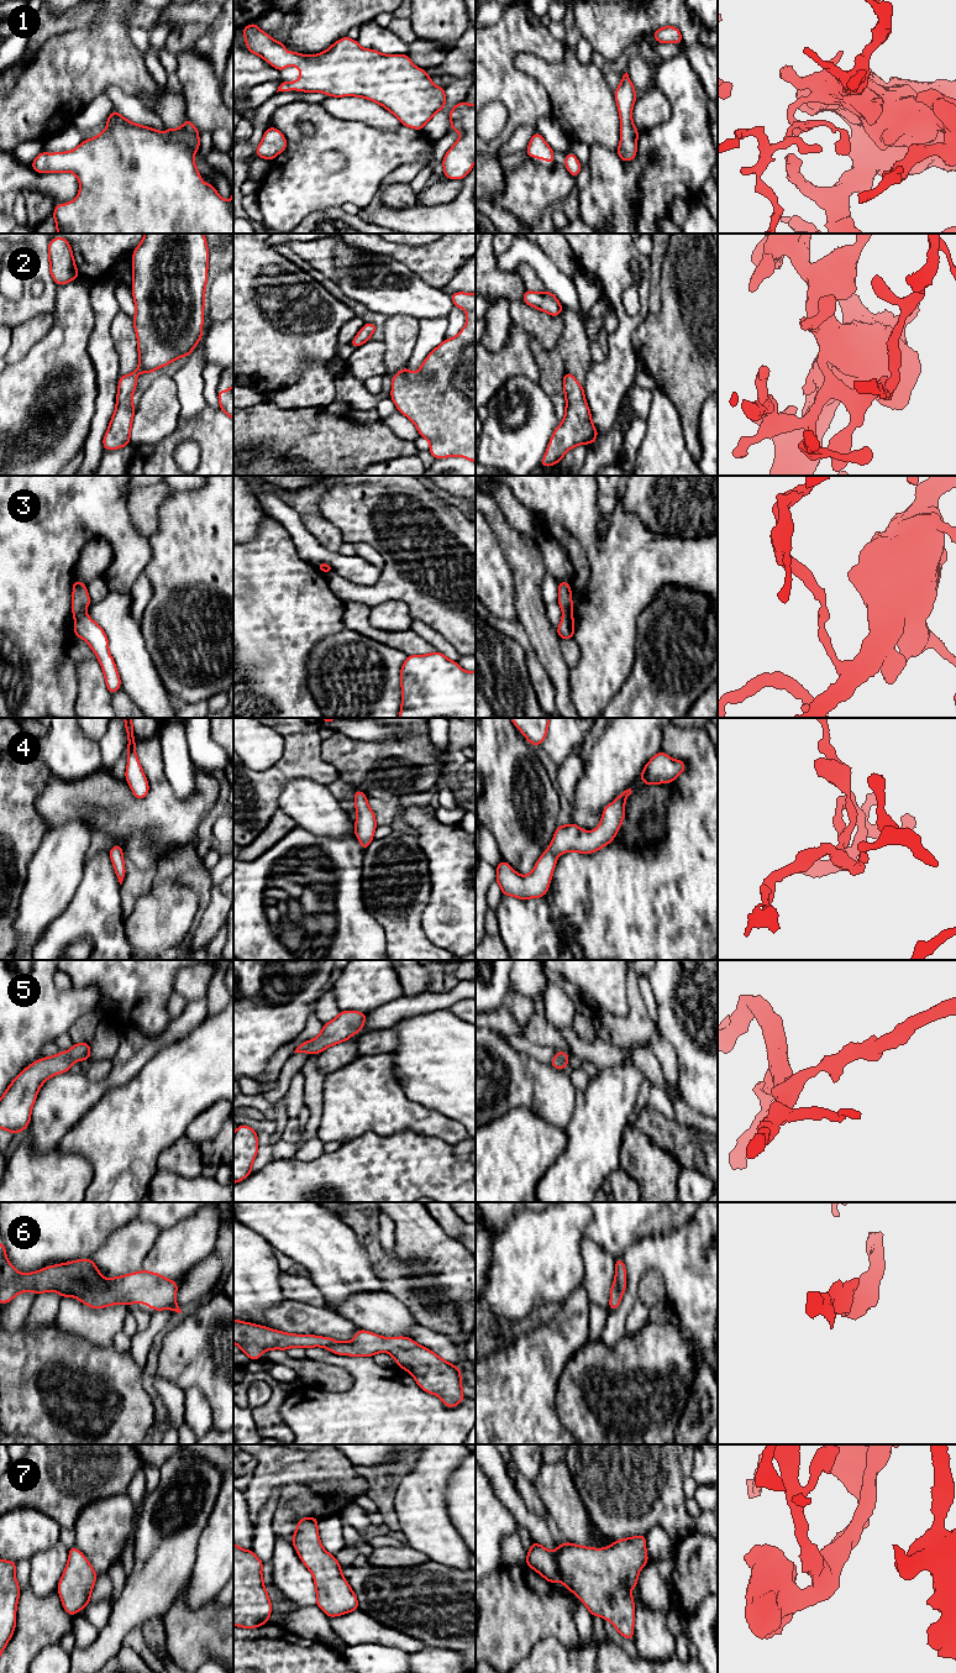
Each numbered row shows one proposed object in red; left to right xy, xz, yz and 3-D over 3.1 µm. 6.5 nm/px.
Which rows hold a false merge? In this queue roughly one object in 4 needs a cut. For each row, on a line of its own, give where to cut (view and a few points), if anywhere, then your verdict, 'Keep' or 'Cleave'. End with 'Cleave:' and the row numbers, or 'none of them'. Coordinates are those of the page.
1: No split. Keep
2: No split. Keep
3: No split. Keep
4: No split. Keep
5: No split. Keep
6: No split. Keep
7: No split. Keep
Cleave: none of them

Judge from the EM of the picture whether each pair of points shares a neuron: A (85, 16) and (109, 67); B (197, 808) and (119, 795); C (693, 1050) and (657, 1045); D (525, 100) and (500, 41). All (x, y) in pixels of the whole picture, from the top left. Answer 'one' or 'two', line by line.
A: two
B: one
C: two
D: one

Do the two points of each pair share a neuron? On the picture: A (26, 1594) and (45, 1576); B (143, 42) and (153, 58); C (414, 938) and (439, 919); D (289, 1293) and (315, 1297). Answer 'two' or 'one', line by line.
A: two
B: two
C: two
D: one

